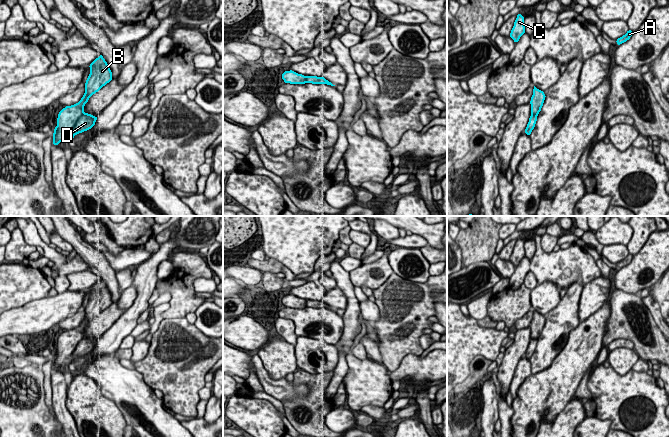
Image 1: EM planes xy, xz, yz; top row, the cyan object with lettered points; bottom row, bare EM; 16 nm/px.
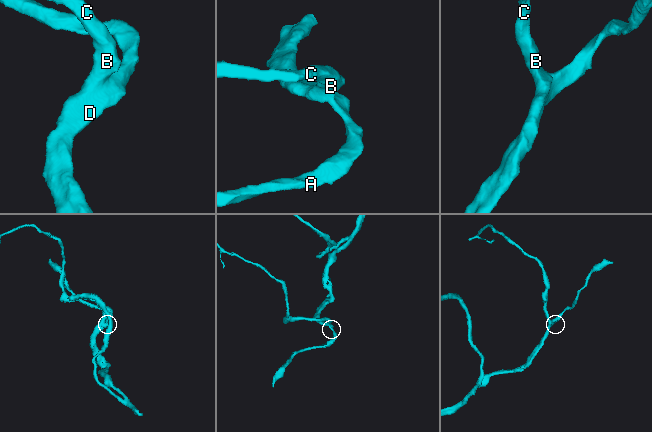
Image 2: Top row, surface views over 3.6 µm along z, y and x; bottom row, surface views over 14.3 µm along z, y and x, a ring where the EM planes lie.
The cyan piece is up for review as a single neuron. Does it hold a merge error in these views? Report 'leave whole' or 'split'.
leave whole

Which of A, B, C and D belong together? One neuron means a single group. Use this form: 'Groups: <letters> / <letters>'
Groups: A B C D

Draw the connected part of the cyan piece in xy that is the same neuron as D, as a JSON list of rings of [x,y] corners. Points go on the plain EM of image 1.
[[[100,278],[90,289],[90,298],[85,307],[85,317],[81,324],[71,330],[63,332],[57,342],[54,352],[53,369],[58,369],[63,364],[69,366],[76,358],[91,353],[98,342],[84,336],[84,329],[94,317],[112,304],[112,296]]]

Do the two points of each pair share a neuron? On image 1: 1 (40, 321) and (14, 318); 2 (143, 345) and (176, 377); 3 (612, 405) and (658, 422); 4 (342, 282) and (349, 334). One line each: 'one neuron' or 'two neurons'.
1: one neuron
2: two neurons
3: one neuron
4: one neuron

